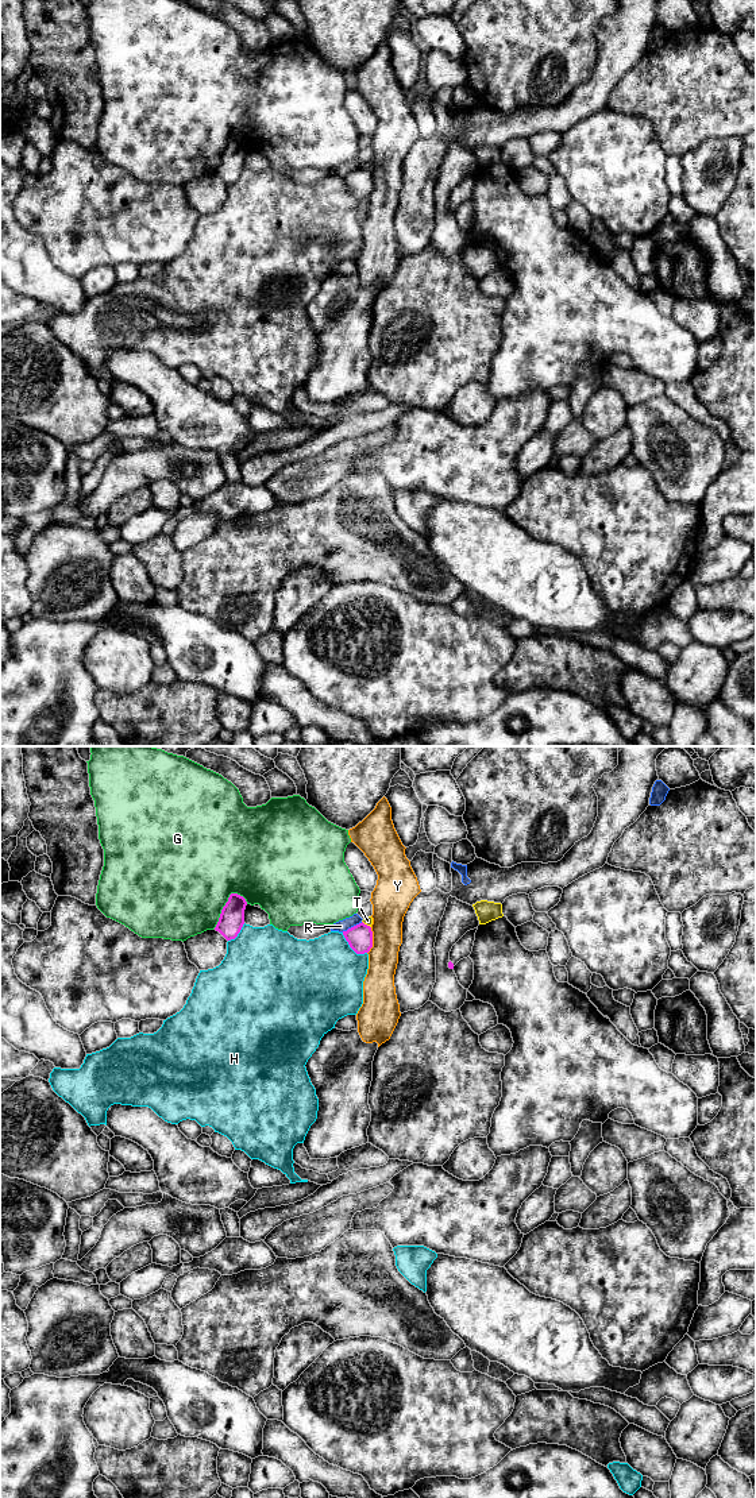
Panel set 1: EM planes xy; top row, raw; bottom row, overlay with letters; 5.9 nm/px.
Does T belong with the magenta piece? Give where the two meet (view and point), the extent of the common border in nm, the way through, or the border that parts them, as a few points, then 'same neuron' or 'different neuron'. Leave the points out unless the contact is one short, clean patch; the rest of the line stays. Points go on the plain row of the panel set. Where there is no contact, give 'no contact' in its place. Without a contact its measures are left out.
xy (366, 169) | 70 nm | along xy (362, 165), (370, 172) | different neuron

